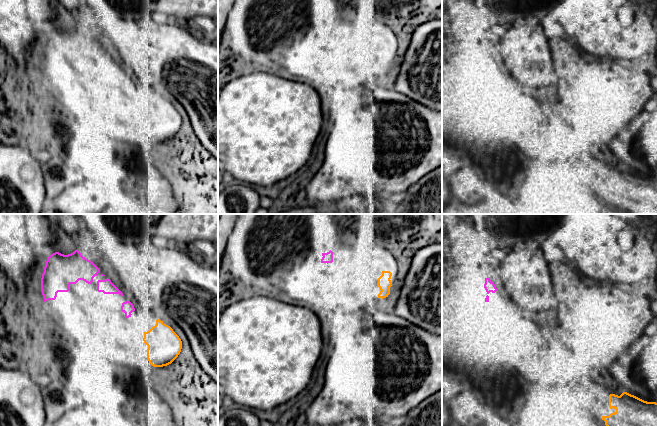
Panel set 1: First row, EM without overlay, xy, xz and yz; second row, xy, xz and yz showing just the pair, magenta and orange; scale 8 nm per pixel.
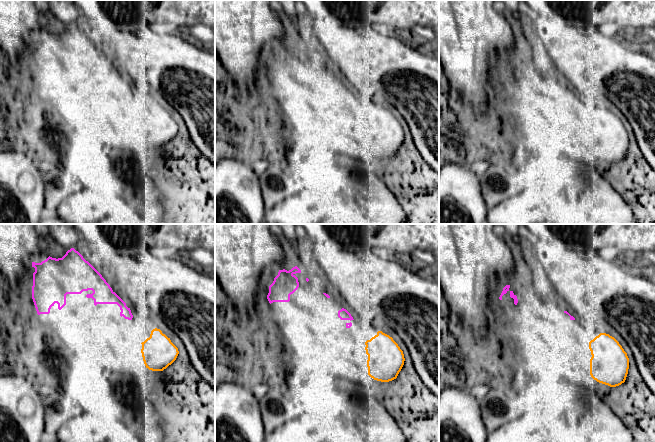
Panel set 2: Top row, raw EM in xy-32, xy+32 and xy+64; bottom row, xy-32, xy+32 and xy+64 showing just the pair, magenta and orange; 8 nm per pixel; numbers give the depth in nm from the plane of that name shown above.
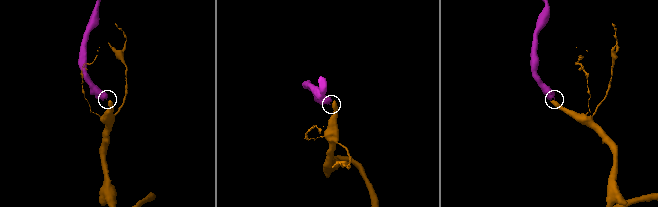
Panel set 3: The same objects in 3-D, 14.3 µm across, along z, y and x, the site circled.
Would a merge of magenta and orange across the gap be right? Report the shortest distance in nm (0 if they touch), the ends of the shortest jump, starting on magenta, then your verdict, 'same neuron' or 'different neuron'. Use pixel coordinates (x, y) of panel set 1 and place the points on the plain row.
170 nm apart; from magenta across xy (130, 92), (144, 108); same neuron

